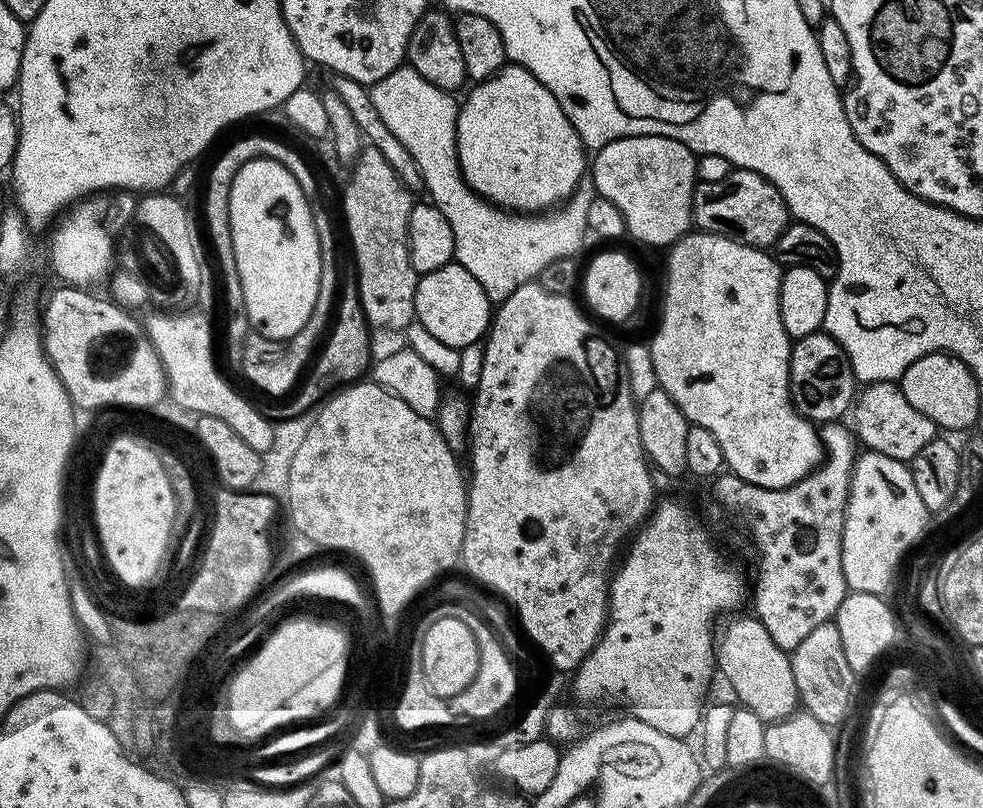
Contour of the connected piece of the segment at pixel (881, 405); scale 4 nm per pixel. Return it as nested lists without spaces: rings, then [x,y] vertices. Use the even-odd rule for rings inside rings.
[[[883,380],[877,384],[867,385],[854,401],[854,435],[869,452],[886,454],[886,458],[894,458],[911,462],[931,440],[937,439],[936,423],[926,418],[906,398],[899,383]]]

